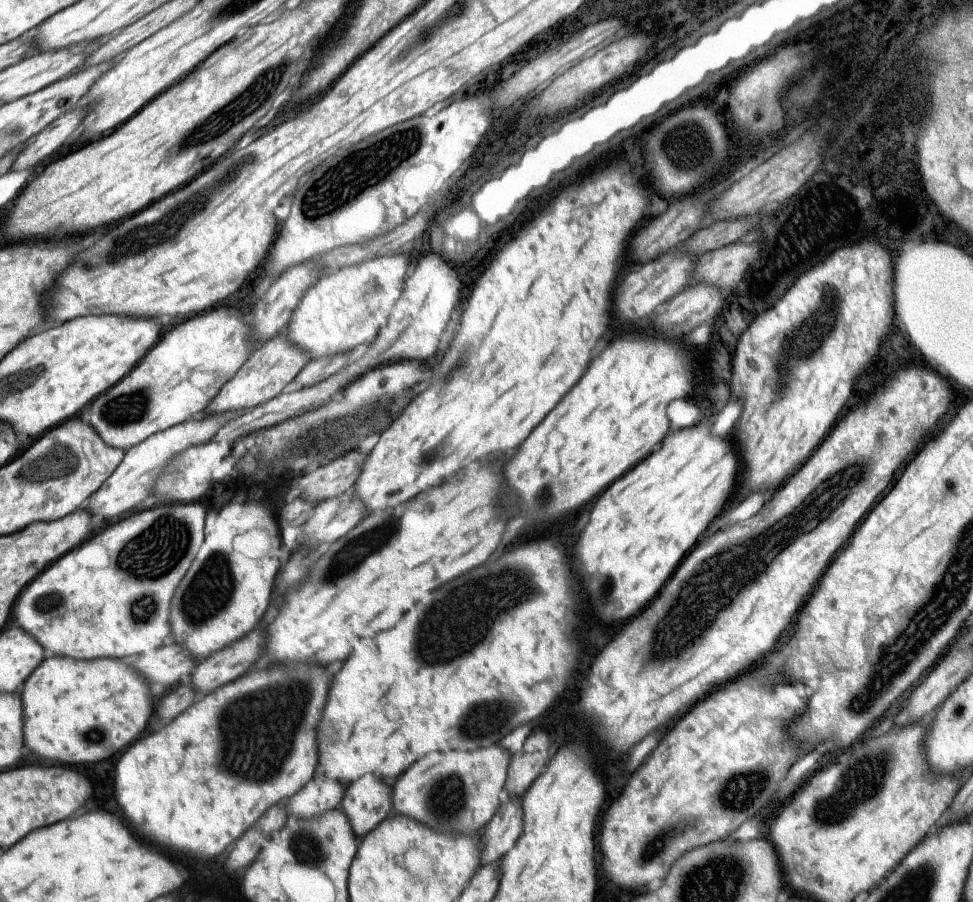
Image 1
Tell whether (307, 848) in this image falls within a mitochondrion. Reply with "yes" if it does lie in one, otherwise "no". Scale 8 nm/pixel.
yes

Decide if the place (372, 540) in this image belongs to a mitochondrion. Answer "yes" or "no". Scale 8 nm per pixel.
yes

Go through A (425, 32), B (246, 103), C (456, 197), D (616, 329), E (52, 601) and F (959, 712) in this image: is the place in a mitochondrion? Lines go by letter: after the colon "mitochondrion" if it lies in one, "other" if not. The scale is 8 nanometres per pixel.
A: mitochondrion
B: mitochondrion
C: other
D: other
E: mitochondrion
F: mitochondrion

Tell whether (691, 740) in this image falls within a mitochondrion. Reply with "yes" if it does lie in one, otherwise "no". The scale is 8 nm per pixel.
no

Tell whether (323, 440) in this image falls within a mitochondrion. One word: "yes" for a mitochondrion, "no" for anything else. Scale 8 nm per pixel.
yes

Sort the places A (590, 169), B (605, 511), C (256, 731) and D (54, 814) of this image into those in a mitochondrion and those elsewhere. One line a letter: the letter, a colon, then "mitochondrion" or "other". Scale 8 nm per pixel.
A: other
B: other
C: mitochondrion
D: other

